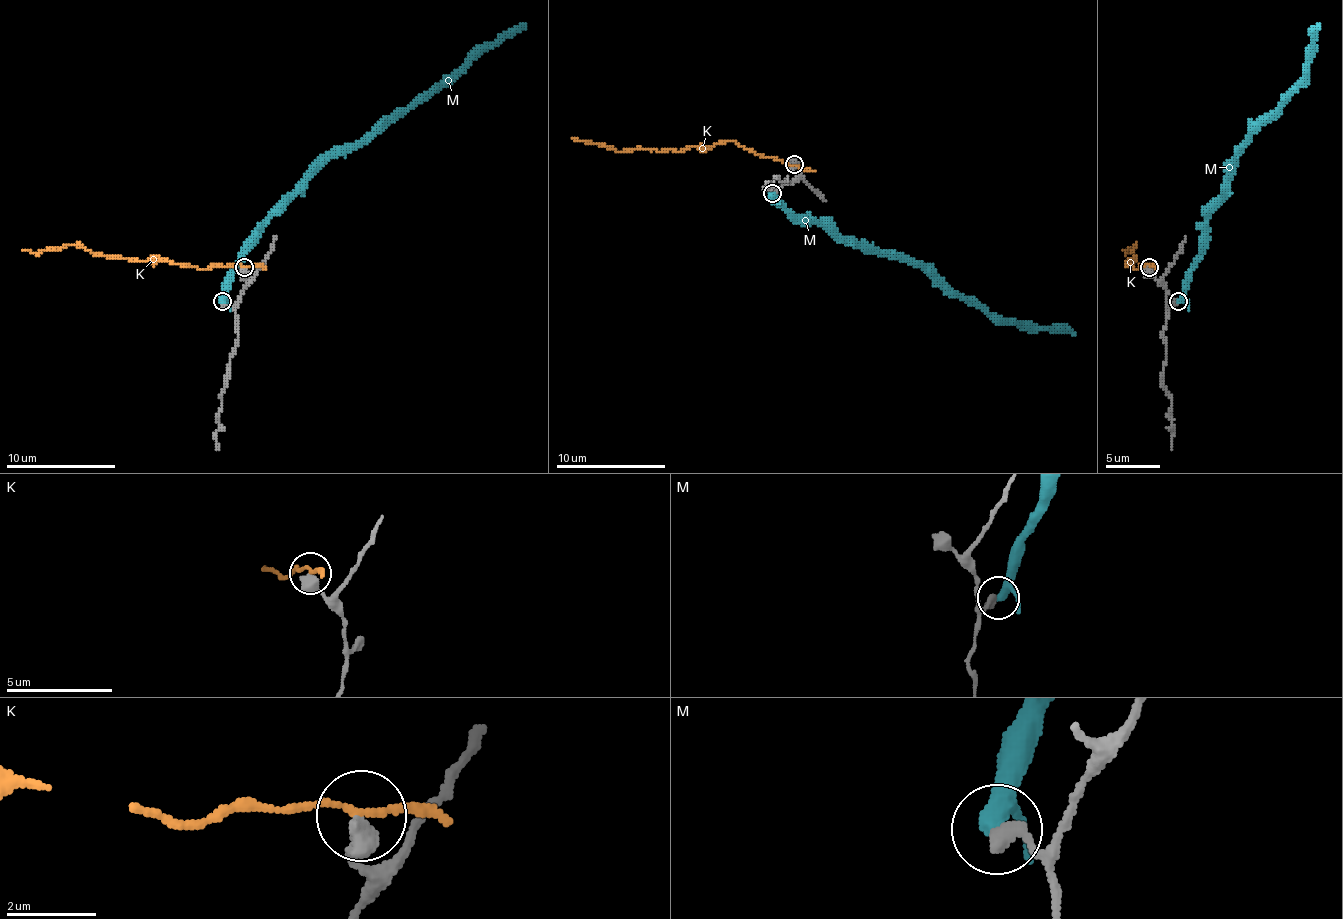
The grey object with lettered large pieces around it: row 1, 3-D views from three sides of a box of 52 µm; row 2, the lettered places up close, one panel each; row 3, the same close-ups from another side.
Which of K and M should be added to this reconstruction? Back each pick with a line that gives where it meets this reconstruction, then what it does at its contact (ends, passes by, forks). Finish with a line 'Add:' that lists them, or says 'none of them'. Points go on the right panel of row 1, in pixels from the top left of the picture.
Add: none of them

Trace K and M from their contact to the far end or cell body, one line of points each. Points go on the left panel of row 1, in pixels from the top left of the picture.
K: (243, 266), (205, 269), (183, 264), (107, 258), (74, 244), (36, 253), (22, 250)
M: (222, 302), (230, 272), (243, 247), (331, 157), (369, 141), (443, 86), (487, 48), (525, 23)

